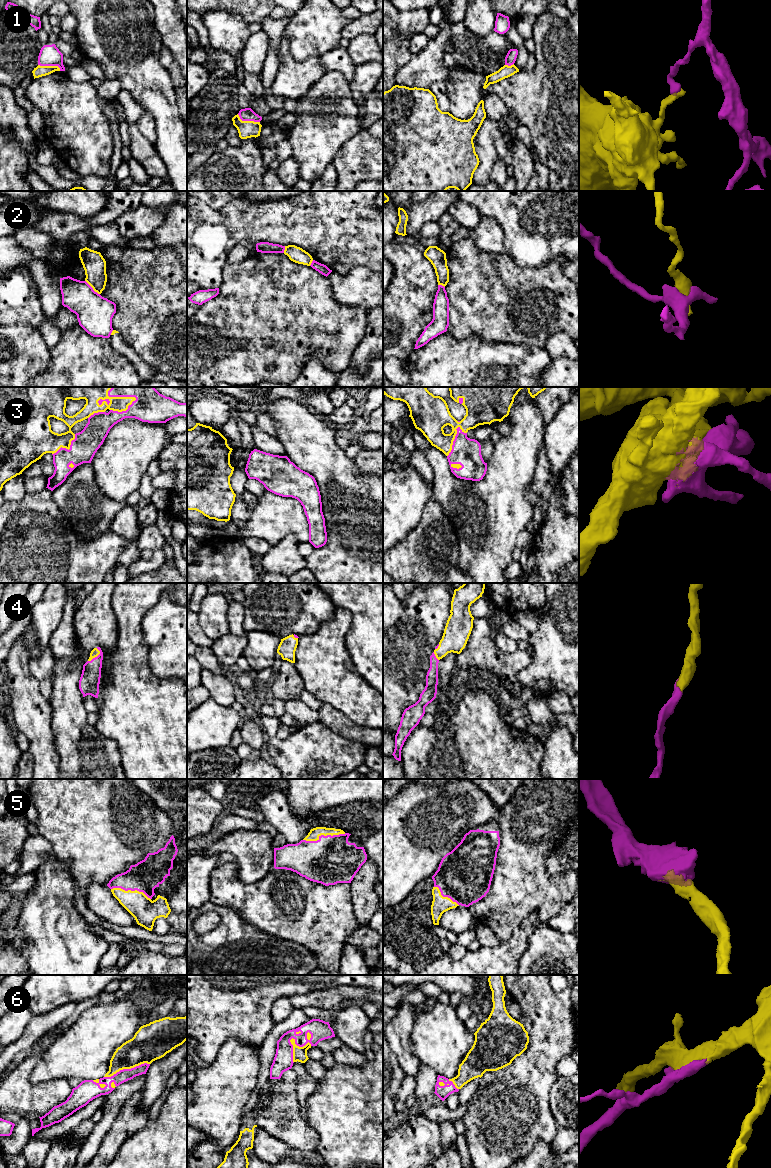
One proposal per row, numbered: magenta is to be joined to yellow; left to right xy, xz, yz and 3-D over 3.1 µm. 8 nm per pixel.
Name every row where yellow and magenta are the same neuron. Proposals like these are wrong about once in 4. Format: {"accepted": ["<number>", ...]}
{"accepted": ["3", "4", "5", "6"]}

